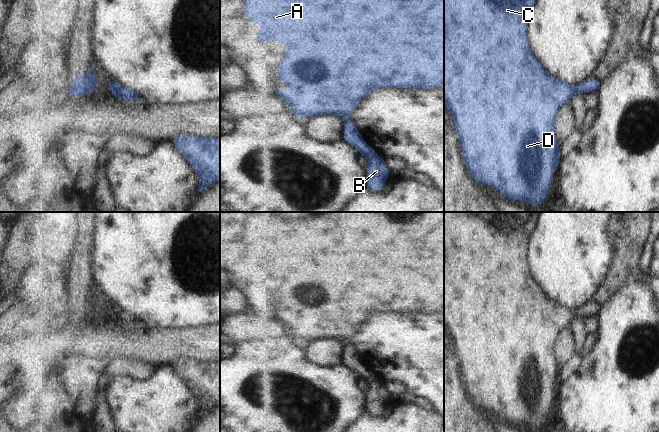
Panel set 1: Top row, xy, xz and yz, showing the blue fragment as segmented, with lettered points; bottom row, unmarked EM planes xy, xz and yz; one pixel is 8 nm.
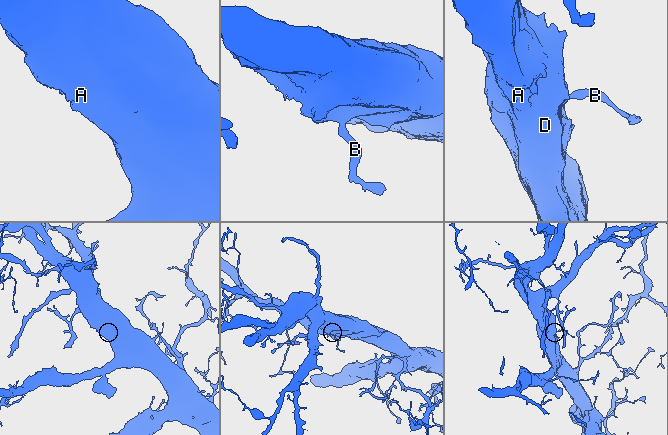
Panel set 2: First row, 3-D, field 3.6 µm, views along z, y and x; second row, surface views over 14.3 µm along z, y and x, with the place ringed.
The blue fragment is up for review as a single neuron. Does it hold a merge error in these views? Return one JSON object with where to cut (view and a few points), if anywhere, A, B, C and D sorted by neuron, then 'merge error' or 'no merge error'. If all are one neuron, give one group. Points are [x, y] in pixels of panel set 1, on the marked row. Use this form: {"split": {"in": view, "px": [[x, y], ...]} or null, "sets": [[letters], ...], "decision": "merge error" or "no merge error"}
{"split": null, "sets": [["A", "B", "C", "D"]], "decision": "no merge error"}

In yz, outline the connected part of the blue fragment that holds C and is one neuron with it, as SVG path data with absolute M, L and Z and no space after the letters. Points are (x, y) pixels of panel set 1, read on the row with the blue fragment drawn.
M444 0L444 105L453 117L453 127L460 140L464 163L478 184L496 188L511 201L523 200L534 208L540 207L548 199L548 191L556 166L561 164L561 150L555 134L556 115L562 105L575 94L598 92L601 81L588 77L581 83L570 86L546 71L537 60L527 37L528 19L536 0Z

